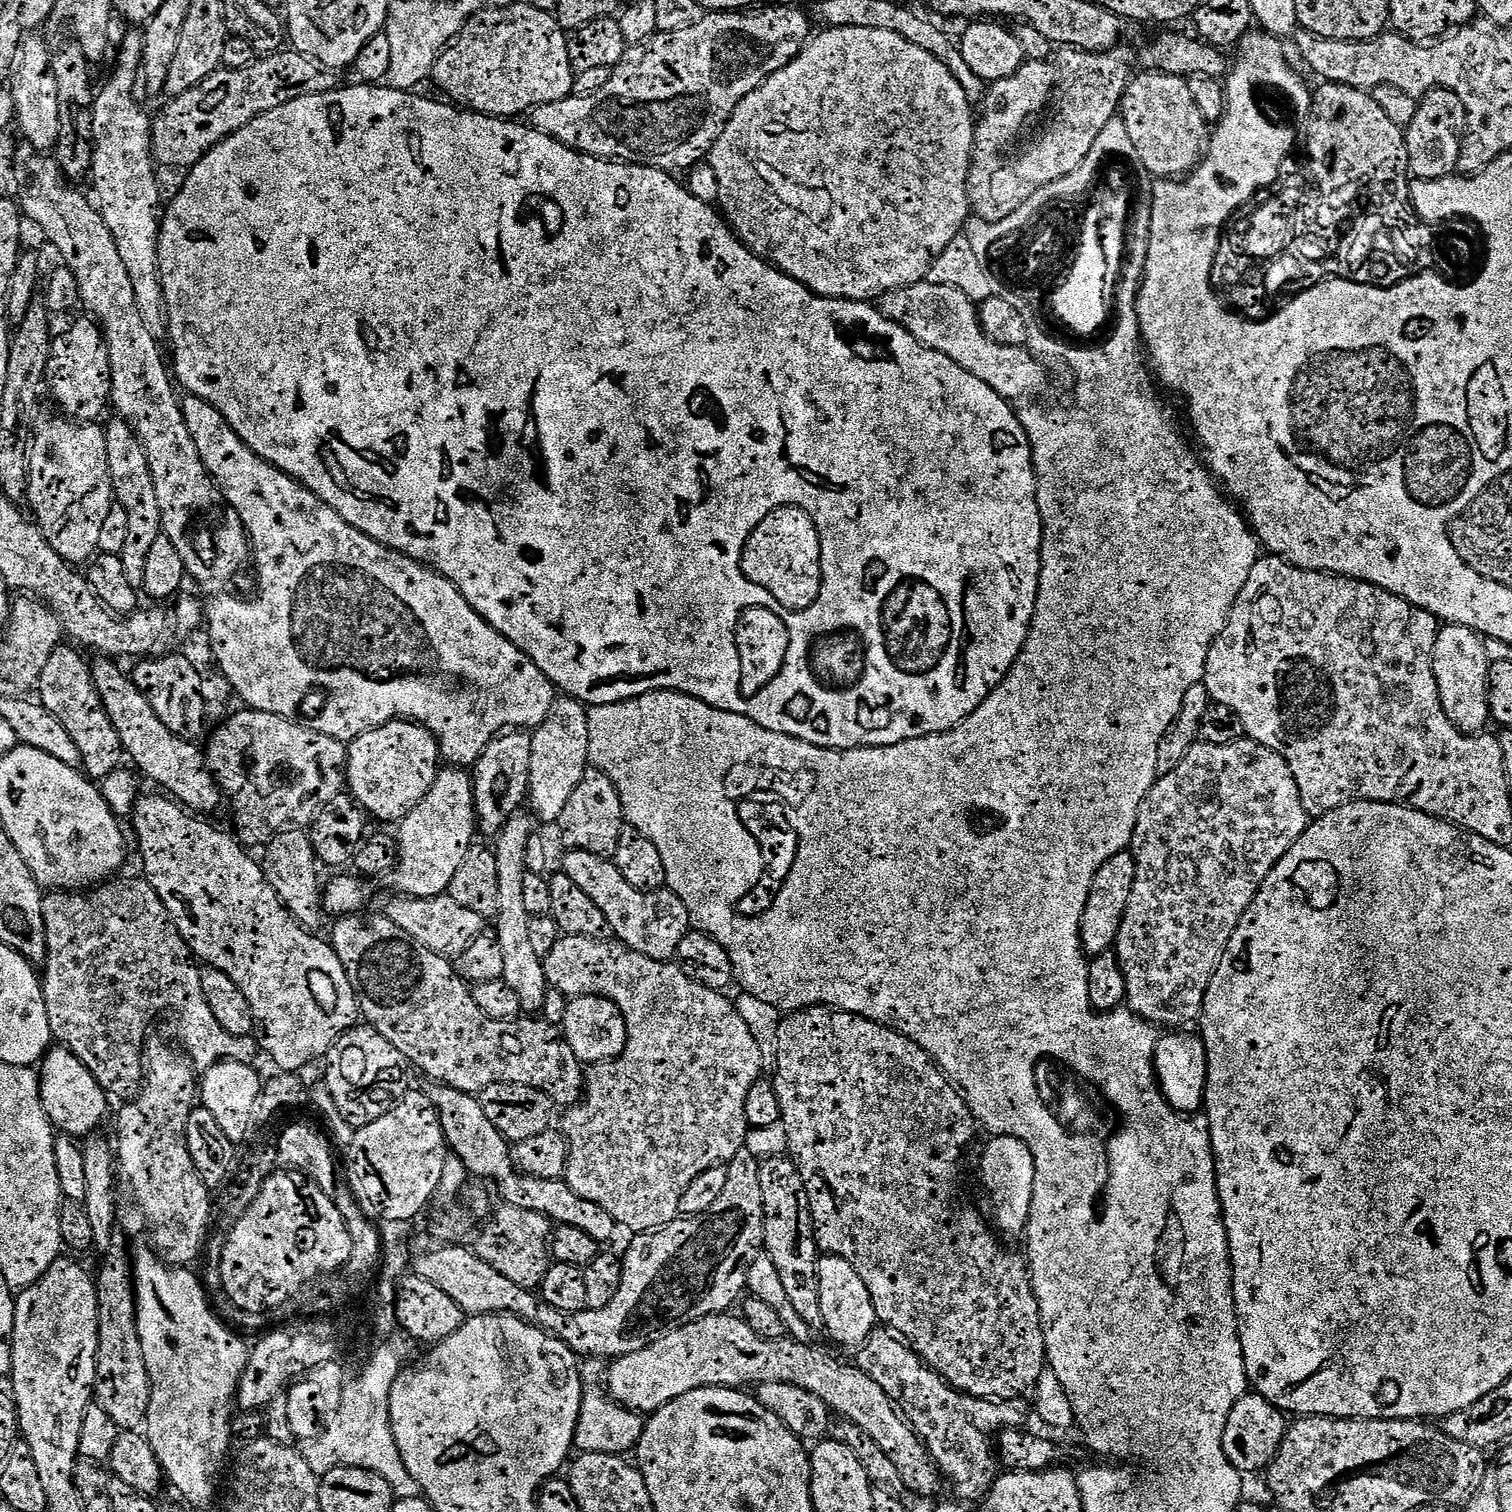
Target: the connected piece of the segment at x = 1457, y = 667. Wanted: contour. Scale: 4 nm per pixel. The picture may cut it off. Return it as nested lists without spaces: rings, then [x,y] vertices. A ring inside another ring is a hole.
[[[1445,623],[1436,634],[1434,676],[1446,714],[1459,732],[1480,734],[1490,724],[1488,708],[1489,645],[1480,633],[1461,624]]]

